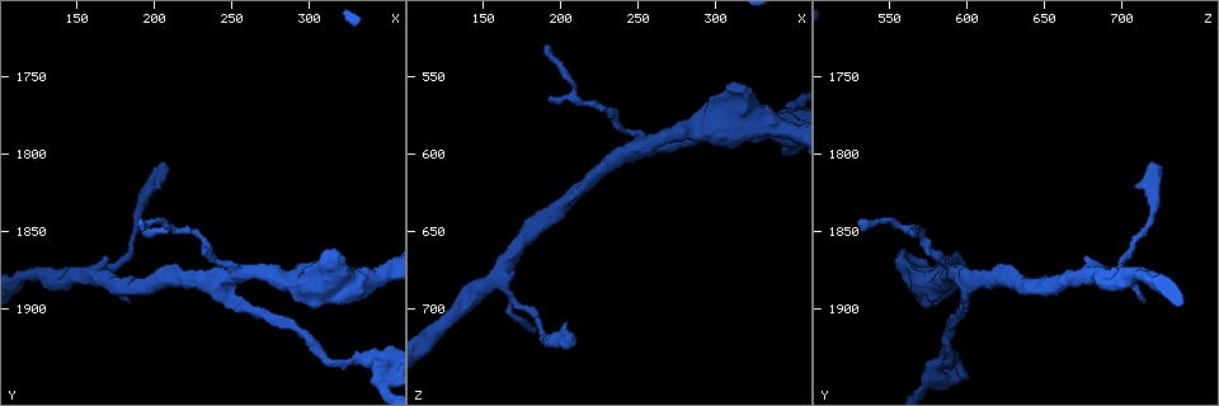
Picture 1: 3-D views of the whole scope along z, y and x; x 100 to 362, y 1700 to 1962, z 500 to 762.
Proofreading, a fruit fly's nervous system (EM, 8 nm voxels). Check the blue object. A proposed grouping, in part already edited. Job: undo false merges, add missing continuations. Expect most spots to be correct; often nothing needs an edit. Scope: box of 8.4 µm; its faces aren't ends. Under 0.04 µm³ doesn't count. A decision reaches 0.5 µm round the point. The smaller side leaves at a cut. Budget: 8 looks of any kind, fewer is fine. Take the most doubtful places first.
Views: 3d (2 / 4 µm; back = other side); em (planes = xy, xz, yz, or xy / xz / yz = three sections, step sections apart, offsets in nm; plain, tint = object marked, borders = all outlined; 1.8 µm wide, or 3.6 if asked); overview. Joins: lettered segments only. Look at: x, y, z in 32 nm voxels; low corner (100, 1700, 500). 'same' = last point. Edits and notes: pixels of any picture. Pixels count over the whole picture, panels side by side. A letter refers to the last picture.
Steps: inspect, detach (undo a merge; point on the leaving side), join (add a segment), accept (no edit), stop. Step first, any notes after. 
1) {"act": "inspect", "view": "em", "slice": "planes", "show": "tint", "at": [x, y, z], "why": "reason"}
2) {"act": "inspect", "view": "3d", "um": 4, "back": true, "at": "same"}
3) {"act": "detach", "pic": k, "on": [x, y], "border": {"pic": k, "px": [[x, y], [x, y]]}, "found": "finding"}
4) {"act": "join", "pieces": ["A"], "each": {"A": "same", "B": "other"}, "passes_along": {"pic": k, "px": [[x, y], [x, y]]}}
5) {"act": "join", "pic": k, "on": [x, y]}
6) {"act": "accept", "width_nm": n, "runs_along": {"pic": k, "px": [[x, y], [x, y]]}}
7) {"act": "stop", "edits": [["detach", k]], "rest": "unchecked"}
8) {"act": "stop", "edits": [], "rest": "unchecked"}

{"act": "inspect", "view": "em", "slice": "xy", "step": 4, "show": "borders", "at": [206, 1808, 726], "why": "end of a long branch"}

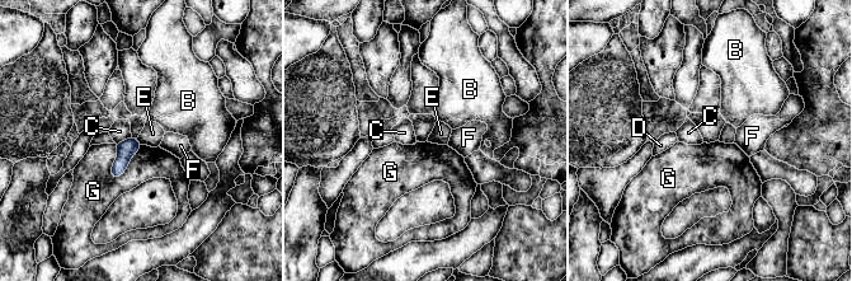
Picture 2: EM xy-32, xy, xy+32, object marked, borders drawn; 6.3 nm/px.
{"act": "inspect", "view": "em", "slice": "planes", "show": "borders", "at": "same", "why": "cut it another way"}

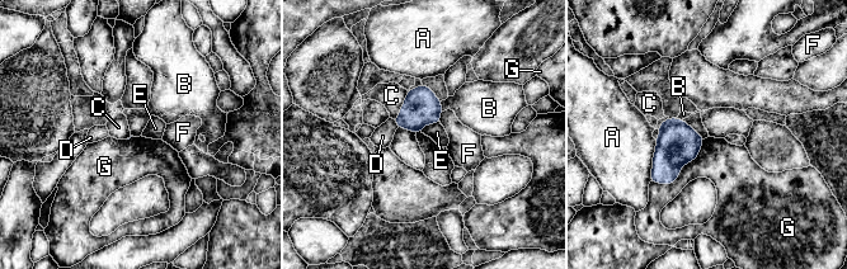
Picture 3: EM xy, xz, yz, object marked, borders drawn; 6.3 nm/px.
{"act": "accept", "each": {"A": "other", "B": "other", "C": "other", "D": "other", "E": "other", "F": "other", "G": "other"}, "border": {"pic": 3, "px": [[681, 119], [687, 122], [704, 138]]}, "found": "none of them fits"}

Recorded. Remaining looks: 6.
{"act": "inspect", "view": "em", "slice": "planes", "show": "borders", "at": [338, 1936, 588]}

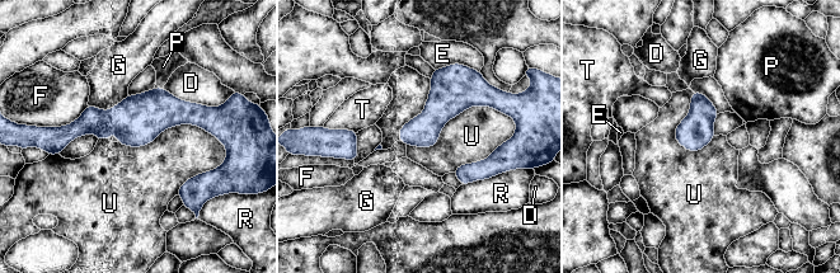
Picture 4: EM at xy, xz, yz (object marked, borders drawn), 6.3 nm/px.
{"act": "accept", "each": {"D": "other", "E": "other", "F": "other", "G": "other", "P": "other", "R": "other", "T": "other", "U": "other"}, "border": {"pic": 4, "px": [[117, 141], [196, 125], [223, 145]]}, "found": "continuous, no second neuron"}

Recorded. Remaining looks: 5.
{"act": "inspect", "view": "3d", "um": 2, "at": [192, 1844, 530], "why": "thin end"}

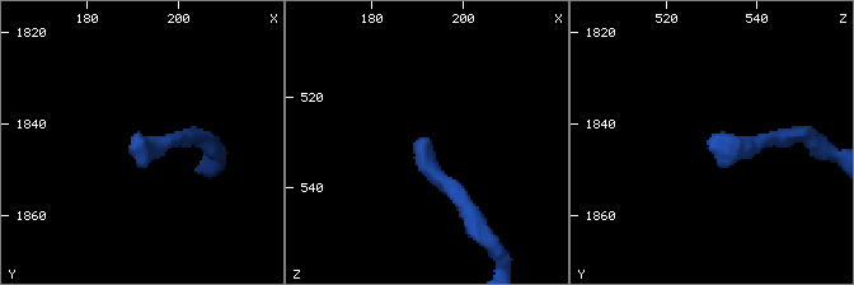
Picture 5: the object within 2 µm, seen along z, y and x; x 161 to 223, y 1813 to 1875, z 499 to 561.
{"act": "inspect", "view": "em", "slice": "planes", "show": "borders", "at": [192, 1843, 529], "why": "now the EM"}

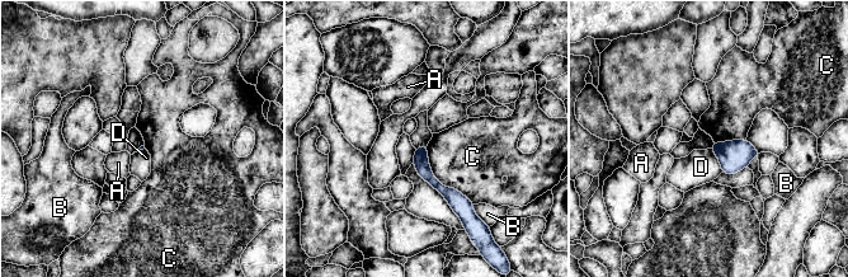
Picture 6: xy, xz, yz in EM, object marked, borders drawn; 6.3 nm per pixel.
{"act": "accept", "each": {"A": "other", "B": "other", "C": "other", "D": "other"}, "runs_along": {"pic": 6, "px": [[419, 150], [424, 172], [466, 207]]}, "found": "none of them fits"}

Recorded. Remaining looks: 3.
{"act": "stop", "edits": [], "rest": "unchecked"}

